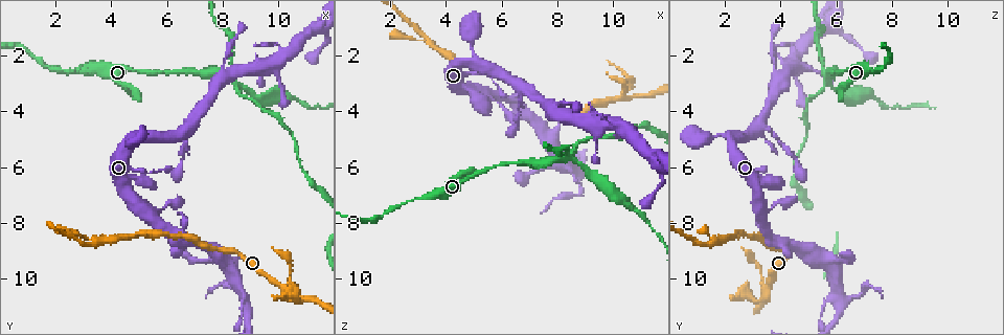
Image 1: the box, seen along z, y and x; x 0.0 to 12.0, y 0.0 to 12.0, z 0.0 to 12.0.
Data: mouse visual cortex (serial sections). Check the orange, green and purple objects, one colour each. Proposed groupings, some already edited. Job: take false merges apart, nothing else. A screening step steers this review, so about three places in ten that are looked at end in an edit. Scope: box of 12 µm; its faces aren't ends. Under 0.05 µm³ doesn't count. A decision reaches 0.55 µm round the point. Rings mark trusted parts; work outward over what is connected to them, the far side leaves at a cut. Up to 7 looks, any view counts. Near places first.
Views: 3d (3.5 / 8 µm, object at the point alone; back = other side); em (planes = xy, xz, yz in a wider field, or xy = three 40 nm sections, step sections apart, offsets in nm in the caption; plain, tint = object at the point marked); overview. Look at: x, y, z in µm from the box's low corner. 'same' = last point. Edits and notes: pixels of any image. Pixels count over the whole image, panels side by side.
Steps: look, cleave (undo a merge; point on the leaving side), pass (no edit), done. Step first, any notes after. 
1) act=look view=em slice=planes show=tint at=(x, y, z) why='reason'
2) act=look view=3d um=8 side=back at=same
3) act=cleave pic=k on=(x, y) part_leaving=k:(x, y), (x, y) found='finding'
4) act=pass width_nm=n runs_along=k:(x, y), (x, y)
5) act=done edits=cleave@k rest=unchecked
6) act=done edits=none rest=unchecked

act=look view=3d um=8 at=(2.7, 2.5, 7.3) why='calibre changes'

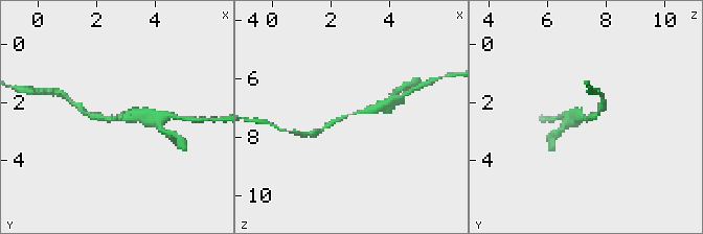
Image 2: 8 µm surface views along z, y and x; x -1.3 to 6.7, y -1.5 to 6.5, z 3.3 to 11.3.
act=look view=3d um=3.5 at=(2.7, 2.5, 7.2)

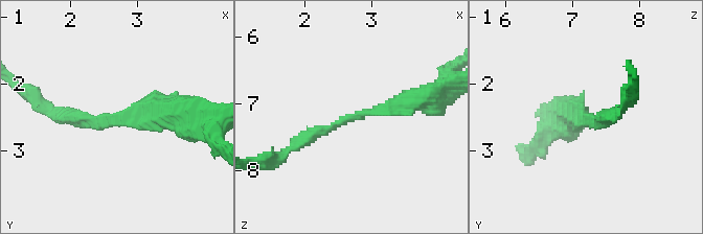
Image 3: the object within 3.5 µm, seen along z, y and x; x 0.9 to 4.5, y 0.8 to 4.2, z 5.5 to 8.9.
act=look view=em slice=xy step=2 show=tint at=(2.65, 2.55, 7.25) arm_widths_nm=200,300 why='shape alone is not enough'

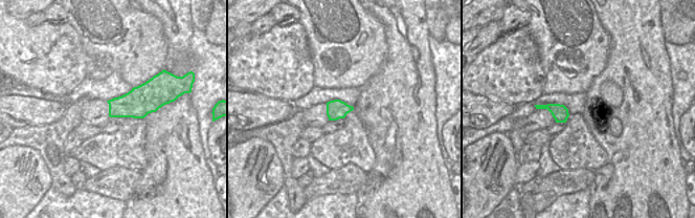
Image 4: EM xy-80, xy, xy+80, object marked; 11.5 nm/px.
act=pass runs_along=3:(413, 99), (355, 115), (288, 150) found='continuous, no second cell'

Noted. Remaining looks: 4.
act=look view=3d um=3.5 at=(6.6, 5.0, 4.0) why='thin neck'

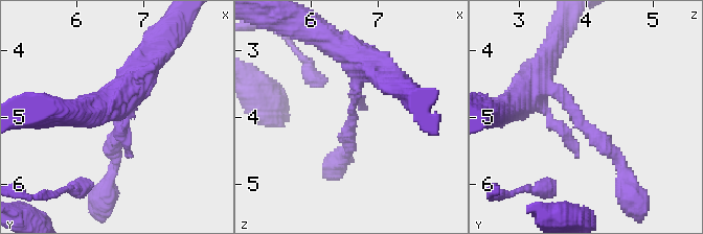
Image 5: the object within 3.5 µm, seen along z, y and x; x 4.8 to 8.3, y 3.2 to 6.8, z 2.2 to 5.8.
act=look view=em slice=xy step=2 show=tint at=(6.60, 4.95, 3.90) arm_widths_nm=200,350 why='need the tissue'

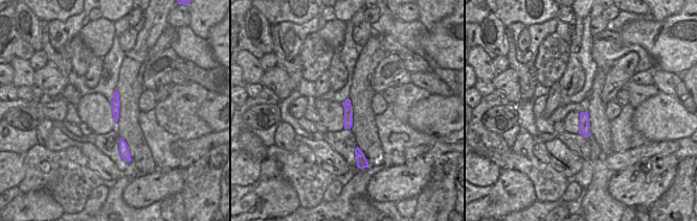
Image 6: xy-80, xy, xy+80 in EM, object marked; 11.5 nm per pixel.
act=pass runs_along=6:(347, 102), (346, 126) found='all the same cell'

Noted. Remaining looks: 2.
act=look view=3d um=3.5 at=(10.4, 10.5, 3.5) why='four or more arms meet'

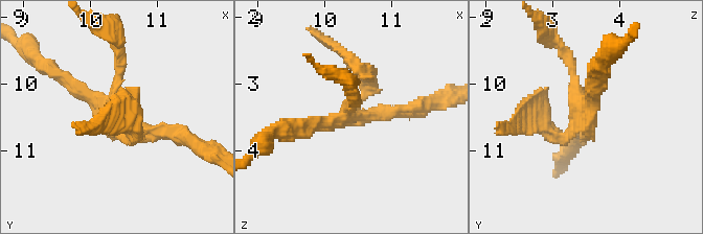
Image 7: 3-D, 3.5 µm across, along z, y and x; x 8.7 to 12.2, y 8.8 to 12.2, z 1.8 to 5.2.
act=look view=em slice=xy step=5 show=tint at=(10.35, 10.50, 3.50) why='now the EM'

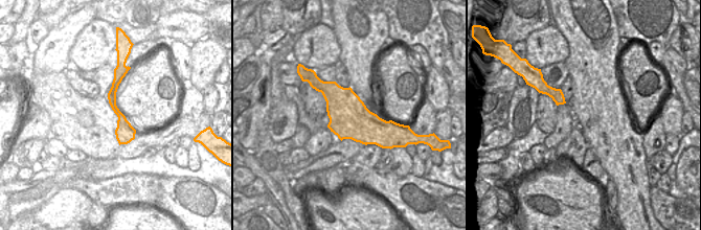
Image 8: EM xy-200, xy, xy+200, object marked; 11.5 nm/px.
act=cleave pic=7 on=(358, 75) arm_widths_nm=150,200,200,200 part_leaving=7:(347, 111), (369, 76), (332, 44) found='a second cell is stuck on'

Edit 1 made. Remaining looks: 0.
act=done edits=cleave@7 rest=unchecked

